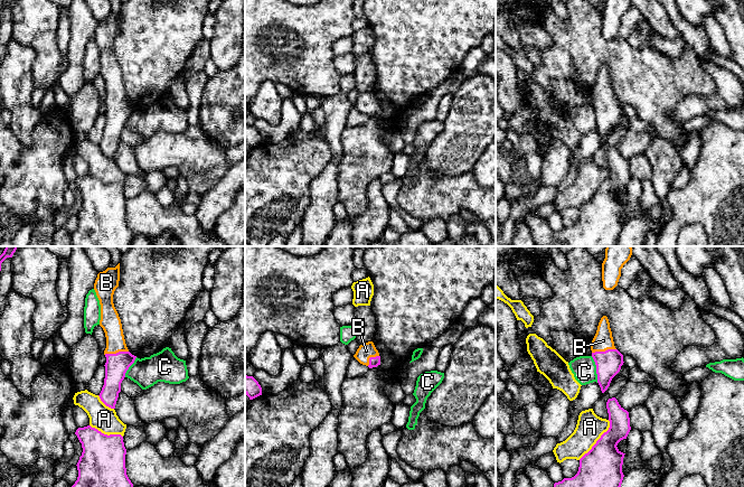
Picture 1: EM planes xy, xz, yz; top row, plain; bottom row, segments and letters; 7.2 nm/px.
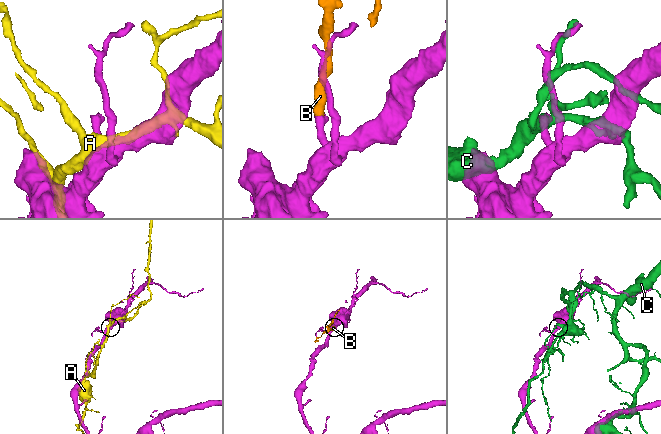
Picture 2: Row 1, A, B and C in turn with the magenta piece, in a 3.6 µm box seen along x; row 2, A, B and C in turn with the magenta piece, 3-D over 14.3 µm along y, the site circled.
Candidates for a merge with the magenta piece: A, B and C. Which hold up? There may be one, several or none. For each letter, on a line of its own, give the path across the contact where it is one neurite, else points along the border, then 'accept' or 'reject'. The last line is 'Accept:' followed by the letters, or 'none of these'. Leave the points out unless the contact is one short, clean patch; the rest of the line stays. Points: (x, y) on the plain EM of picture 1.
A: reject
B: way yz (609, 112), (603, 101), (603, 90); accept
C: reject
Accept: B

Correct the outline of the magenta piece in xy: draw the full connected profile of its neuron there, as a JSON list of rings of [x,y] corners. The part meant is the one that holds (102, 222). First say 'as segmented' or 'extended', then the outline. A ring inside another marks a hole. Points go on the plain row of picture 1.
as segmented; [[[91,175],[78,177],[75,181],[82,193],[83,202],[77,212],[78,226],[72,235],[74,246],[131,246],[133,233],[126,224],[123,186],[104,184]]]

